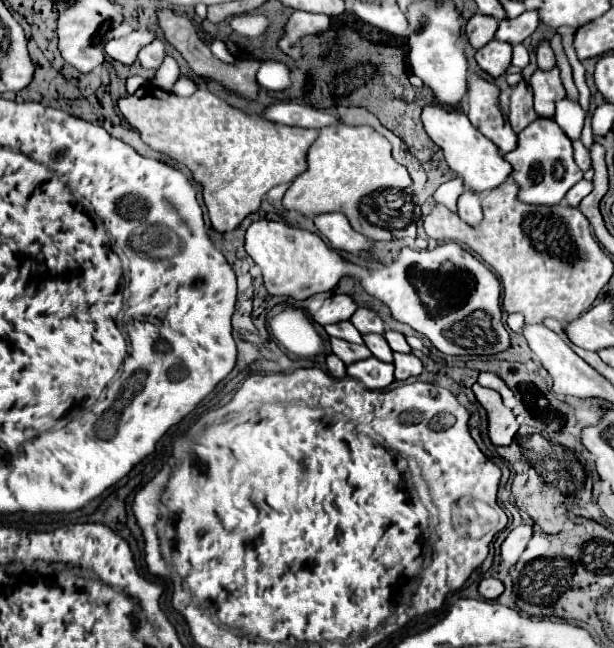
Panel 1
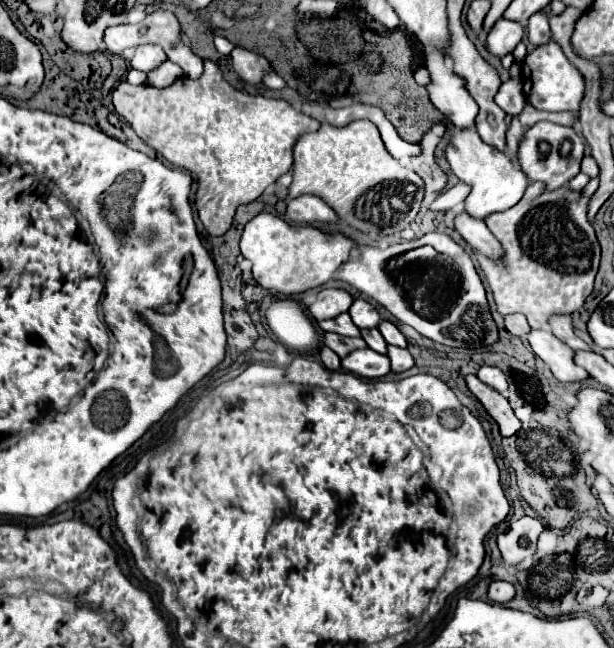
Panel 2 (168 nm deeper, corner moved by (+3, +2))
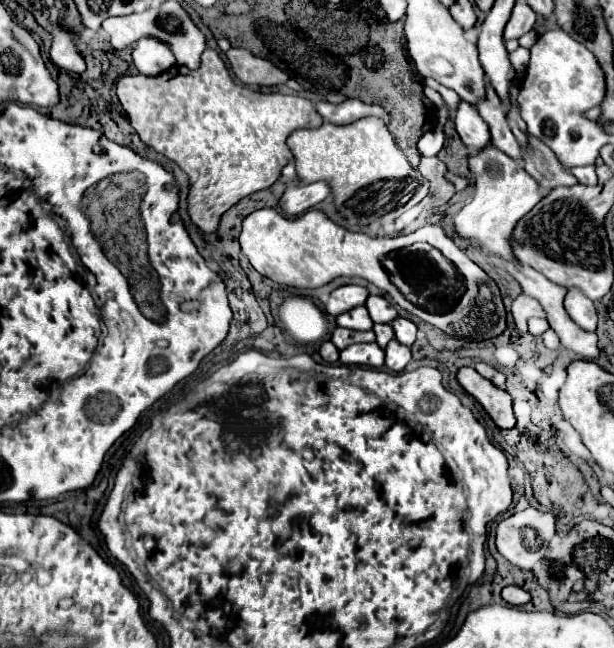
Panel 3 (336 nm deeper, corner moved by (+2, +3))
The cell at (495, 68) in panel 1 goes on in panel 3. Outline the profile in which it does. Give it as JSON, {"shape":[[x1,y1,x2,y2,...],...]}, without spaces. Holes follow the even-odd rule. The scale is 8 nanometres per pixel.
{"shape":[[517,1,511,13,511,19,507,21,507,27,503,31,503,39,511,41,511,39,519,39,525,33,529,33,535,25,535,13,531,11,531,7,527,5,527,1]]}

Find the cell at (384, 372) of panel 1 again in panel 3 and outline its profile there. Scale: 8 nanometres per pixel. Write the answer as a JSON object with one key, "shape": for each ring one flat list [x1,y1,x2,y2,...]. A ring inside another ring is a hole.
{"shape":[[357,343,341,351,343,365,359,365,381,369,385,365,385,351,377,343]]}

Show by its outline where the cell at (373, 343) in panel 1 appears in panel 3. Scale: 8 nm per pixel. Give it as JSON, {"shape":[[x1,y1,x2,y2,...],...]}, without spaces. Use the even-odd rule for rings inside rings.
{"shape":[[373,325,373,331,375,331,375,335,377,335,377,345,379,345,381,349,385,349,387,343,393,339,393,329,391,329,391,325]]}

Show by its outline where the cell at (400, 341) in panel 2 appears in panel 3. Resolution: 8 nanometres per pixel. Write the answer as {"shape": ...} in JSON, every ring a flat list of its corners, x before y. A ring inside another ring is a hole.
{"shape":[[397,317,393,323,391,323,393,331,395,331,395,339,403,345,413,345,415,343,415,333,417,333,417,327,409,321,409,319,401,319]]}

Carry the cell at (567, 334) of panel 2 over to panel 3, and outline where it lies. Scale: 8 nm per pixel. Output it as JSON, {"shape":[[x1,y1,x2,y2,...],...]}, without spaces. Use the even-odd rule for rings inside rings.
{"shape":[[571,289,565,295,565,311,571,315,571,319,575,319,575,323,579,323,579,327,583,327,583,331,595,331,597,311,593,307,593,301,587,299,581,291]]}

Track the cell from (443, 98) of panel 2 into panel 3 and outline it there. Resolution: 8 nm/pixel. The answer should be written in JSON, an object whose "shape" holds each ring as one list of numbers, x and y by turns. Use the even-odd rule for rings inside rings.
{"shape":[[459,101,459,105,457,105,455,129,457,129,459,137,461,137,461,141,471,151,481,151,491,141,487,123,477,113,477,109,471,103,467,103,467,101]]}

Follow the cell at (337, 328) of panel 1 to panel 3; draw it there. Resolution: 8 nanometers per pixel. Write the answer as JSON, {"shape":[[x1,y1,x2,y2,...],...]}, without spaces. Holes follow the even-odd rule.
{"shape":[[355,307,347,313,341,313,337,317,337,325,345,329,353,329,353,331,367,331,373,327,373,321,369,319,365,307]]}

